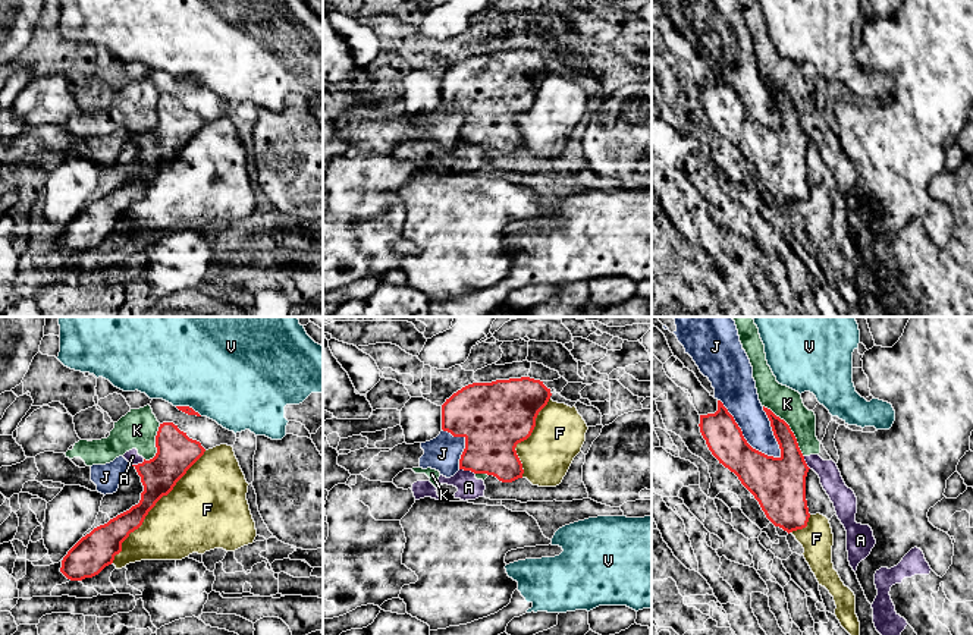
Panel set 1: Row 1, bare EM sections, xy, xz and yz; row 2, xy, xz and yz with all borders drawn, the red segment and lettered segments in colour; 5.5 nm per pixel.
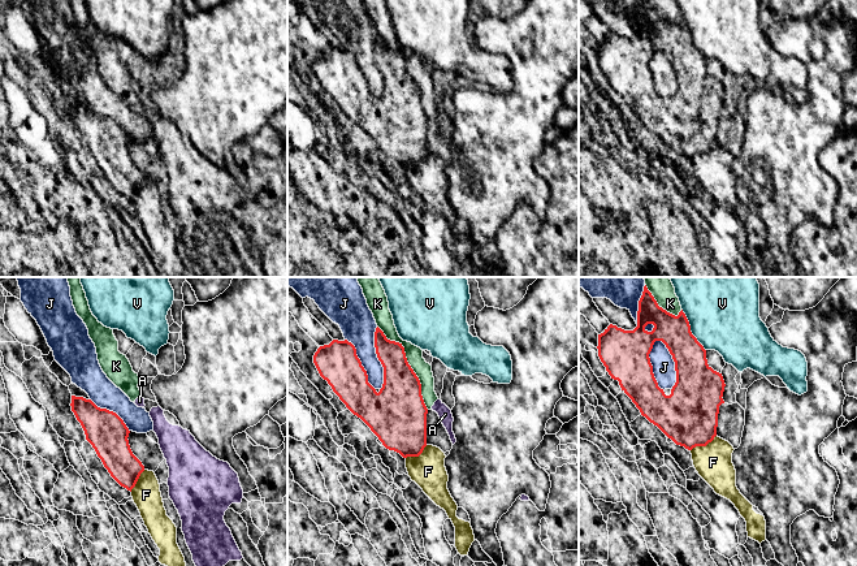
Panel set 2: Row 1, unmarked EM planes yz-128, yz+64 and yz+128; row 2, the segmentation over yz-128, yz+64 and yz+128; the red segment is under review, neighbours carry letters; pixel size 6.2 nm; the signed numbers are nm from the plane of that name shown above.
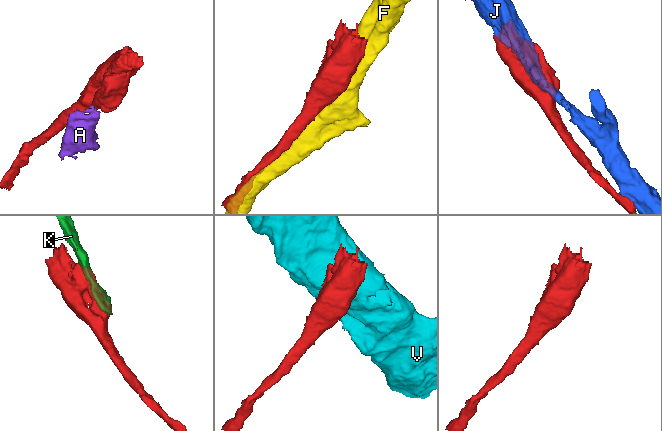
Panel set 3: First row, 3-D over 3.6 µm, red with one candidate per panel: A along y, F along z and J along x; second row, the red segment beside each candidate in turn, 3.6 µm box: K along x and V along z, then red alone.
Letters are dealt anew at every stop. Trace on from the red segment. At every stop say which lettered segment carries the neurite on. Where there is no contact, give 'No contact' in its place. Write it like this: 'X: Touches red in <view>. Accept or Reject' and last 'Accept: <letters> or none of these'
A: Touches red in xz. Reject
F: Touches red in xy. Reject
J: Touches red in yz. Reject
K: Touches red in yz. Reject
V: Touches red in xy. Reject
Accept: none of these

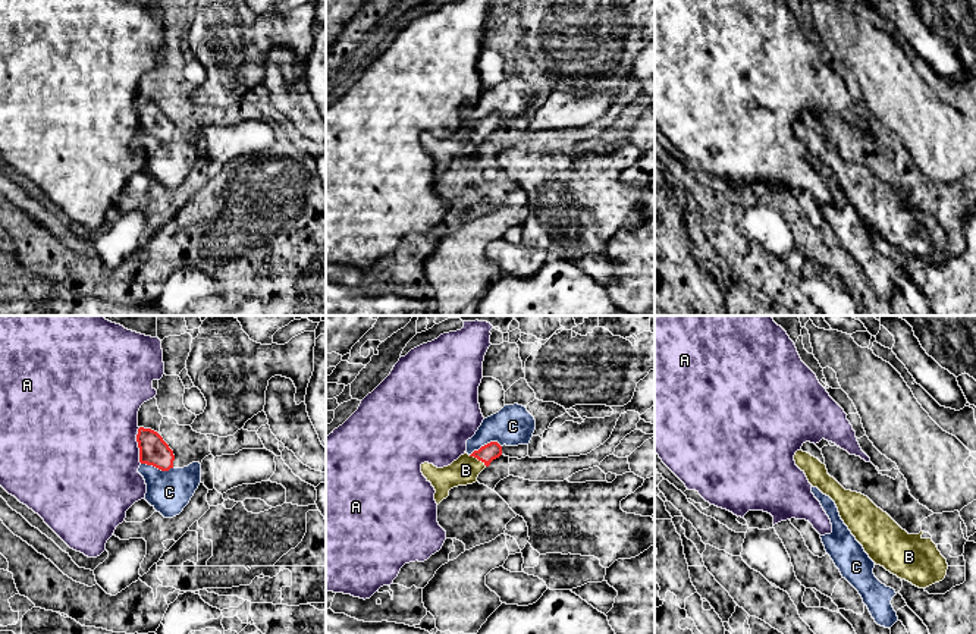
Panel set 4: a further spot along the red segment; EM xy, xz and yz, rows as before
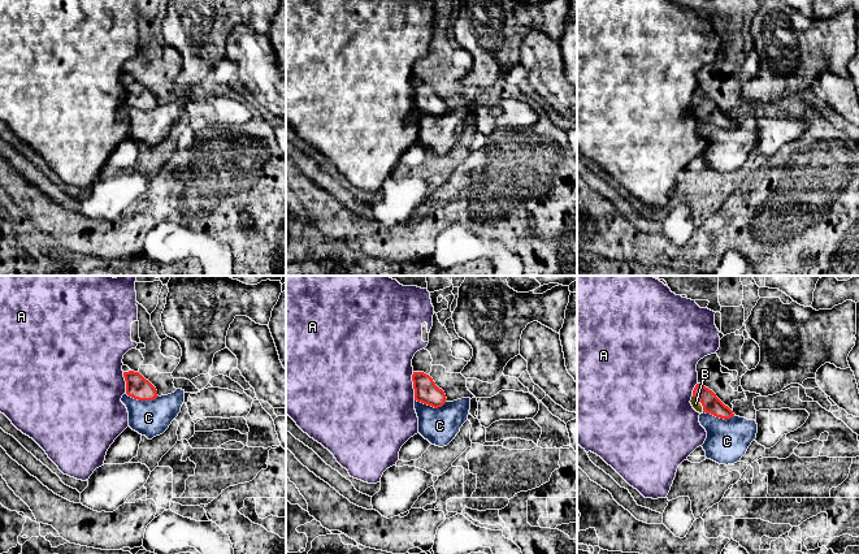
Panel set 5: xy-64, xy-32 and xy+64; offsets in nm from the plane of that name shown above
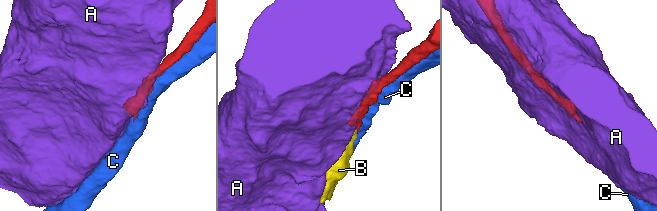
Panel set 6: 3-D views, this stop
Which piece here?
A: Touches red in xy. Reject
B: Touches red in xz. Accept
C: Touches red in xy. Reject
Accept: B

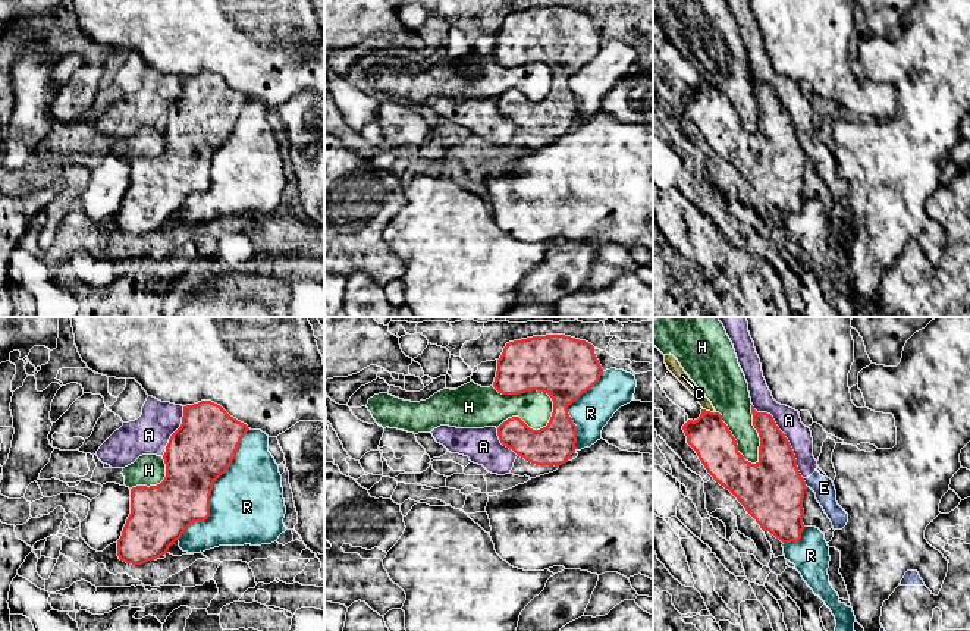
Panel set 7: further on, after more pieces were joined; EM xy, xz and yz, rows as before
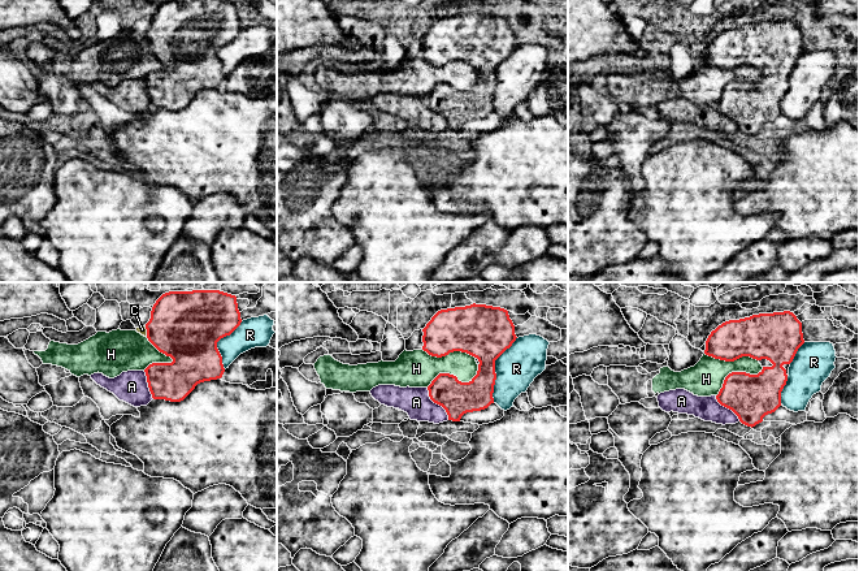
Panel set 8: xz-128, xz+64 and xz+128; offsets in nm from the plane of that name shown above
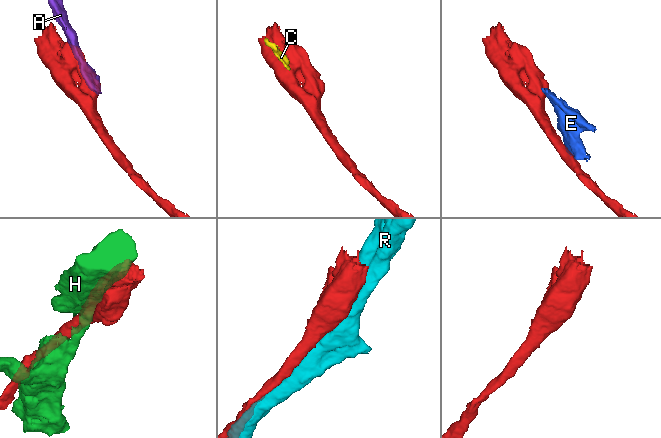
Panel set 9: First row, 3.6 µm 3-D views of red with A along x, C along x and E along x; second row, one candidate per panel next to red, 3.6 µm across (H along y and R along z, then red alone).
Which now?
A: Touches red in yz. Reject
C: Touches red in yz. Reject
E: Touches red in yz. Reject
H: Touches red in xz. Reject
R: Touches red in xy. Reject
Accept: none of these

